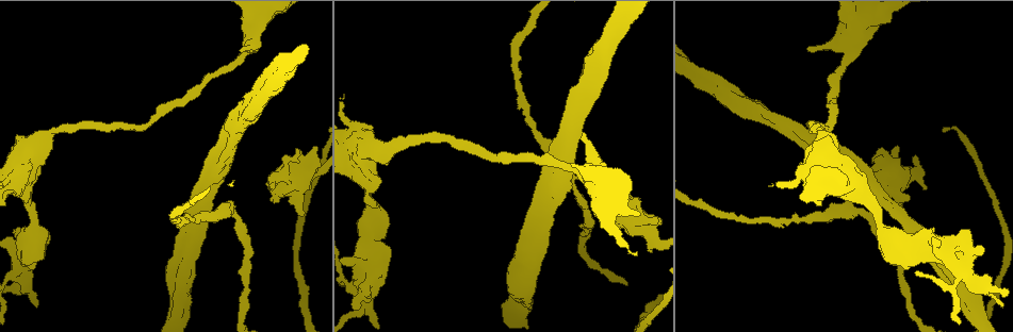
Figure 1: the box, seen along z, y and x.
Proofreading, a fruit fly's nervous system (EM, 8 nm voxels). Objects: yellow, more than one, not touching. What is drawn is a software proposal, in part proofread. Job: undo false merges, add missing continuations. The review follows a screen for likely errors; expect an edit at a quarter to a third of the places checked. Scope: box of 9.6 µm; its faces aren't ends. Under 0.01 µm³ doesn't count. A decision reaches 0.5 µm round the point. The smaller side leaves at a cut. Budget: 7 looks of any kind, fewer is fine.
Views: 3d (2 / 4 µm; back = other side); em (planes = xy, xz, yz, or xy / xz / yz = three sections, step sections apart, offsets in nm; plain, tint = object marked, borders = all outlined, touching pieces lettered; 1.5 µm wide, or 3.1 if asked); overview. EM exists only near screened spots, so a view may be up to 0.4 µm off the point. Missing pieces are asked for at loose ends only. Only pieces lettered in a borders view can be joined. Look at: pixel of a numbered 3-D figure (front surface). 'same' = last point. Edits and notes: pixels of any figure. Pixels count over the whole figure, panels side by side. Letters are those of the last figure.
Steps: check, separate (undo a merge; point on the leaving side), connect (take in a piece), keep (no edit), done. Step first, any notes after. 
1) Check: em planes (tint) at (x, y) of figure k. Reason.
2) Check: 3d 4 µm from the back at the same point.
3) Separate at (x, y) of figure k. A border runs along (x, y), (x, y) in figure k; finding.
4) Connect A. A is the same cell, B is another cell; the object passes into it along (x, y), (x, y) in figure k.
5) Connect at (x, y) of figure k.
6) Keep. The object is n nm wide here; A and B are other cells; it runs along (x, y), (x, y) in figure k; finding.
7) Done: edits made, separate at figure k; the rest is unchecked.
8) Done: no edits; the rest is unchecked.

Check: 3d 2 µm at (940, 255) of figure 1. Branch stops here.

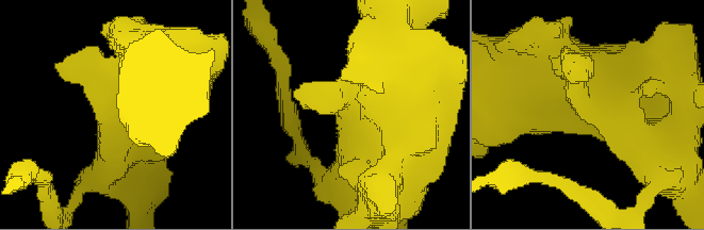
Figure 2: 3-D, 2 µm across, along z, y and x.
Check: em planes (tint) at (586, 111) of figure 2.

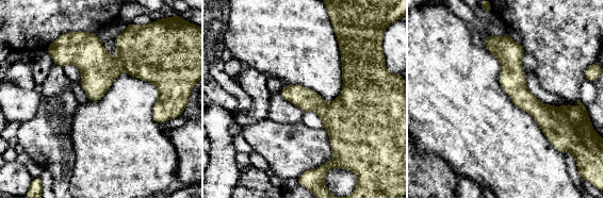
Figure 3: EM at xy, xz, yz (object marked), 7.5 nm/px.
Check: em planes (borders) at the same point. What lies round it.

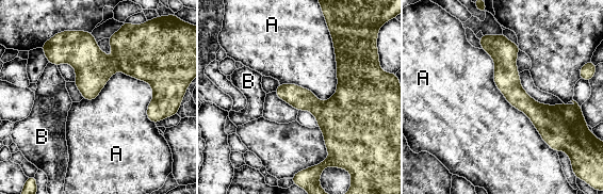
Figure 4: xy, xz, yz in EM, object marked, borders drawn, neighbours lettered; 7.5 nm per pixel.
Keep. A and B are other cells; a border runs along (83, 98), (155, 124) in figure 4; no lettered piece goes on from it.

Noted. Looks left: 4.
Check: em yz step 8 (tint) at (196, 225) of figure 1. Branch point.

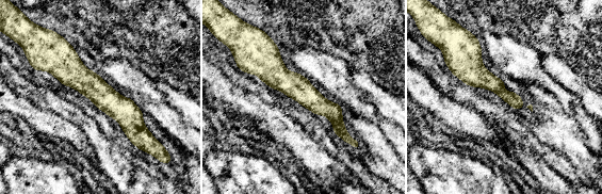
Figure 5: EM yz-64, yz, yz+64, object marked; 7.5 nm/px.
Check: em planes (tint) at the same point.

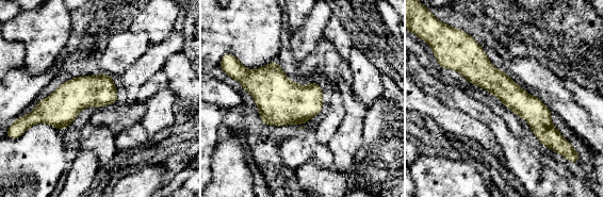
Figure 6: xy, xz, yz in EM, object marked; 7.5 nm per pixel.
Check: em planes (borders) at the same point.

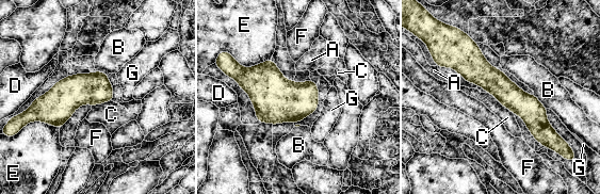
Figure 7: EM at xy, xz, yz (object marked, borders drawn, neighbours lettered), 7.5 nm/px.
Keep. The object is 260 nm wide here; A, B, C, D, E, F and G are other cells; it runs along (468, 48), (537, 123), (540, 140) in figure 7; all the same neuron.

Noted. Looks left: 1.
Check: em xy step 4 (borders) at (181, 284) of figure 1. Thick turns thin.

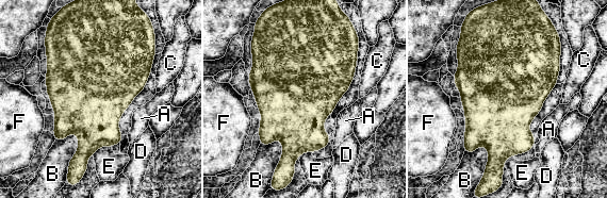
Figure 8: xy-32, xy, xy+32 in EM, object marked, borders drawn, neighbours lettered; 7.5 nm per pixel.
Keep. A, B, C, D, E and F are other cells; a border runs along (75, 132), (78, 149), (68, 166) in figure 8; one neuron here.

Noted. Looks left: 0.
Done: no edits; the rest is unchecked.

